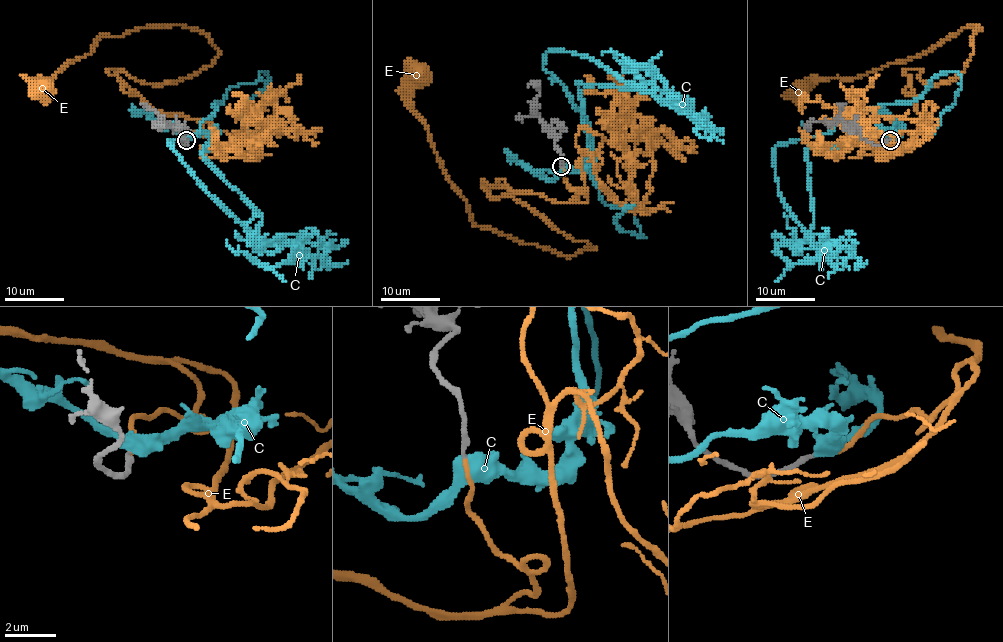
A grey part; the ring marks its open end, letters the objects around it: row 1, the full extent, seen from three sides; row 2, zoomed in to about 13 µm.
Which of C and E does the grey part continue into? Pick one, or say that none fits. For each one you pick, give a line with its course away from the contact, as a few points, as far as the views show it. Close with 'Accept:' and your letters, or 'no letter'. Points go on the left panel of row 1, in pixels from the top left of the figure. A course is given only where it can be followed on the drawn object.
E: it runs (186, 140), (202, 124), (107, 69), (183, 79), (218, 48), (194, 28), (101, 35), (45, 91)
Accept: E

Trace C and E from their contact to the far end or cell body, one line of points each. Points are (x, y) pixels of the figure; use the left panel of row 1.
C: (187, 140), (212, 136), (203, 158), (261, 218), (253, 233), (168, 141), (264, 71), (240, 109), (258, 136)
E: (186, 140), (202, 124), (107, 69), (183, 79), (218, 48), (194, 28), (101, 35), (45, 91)

